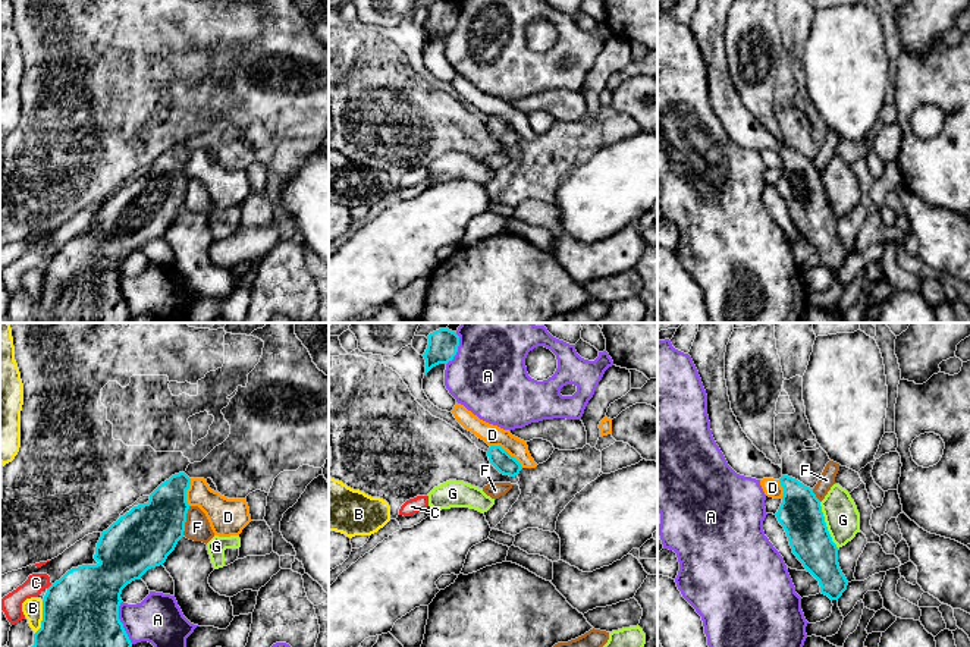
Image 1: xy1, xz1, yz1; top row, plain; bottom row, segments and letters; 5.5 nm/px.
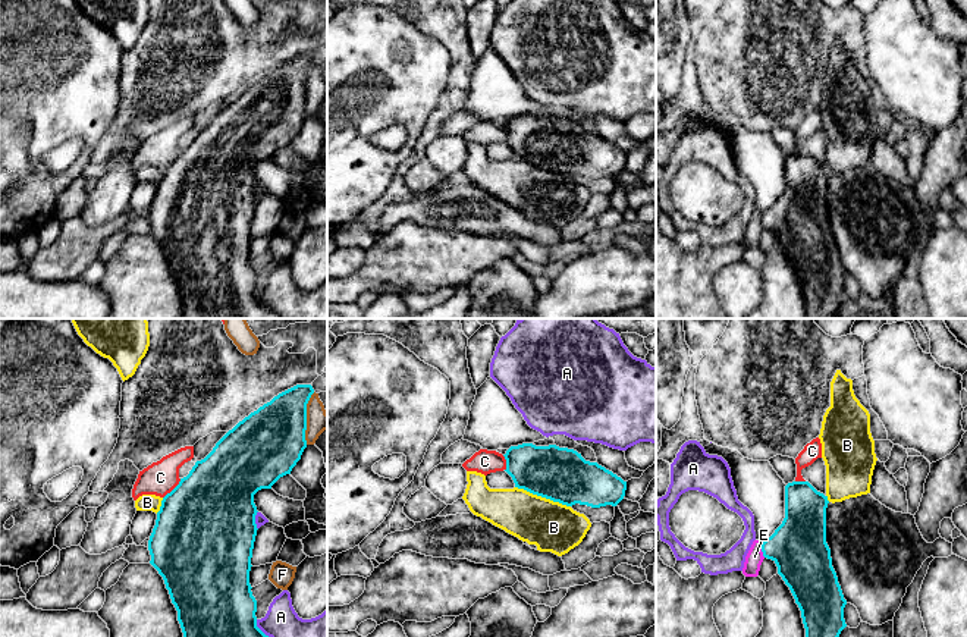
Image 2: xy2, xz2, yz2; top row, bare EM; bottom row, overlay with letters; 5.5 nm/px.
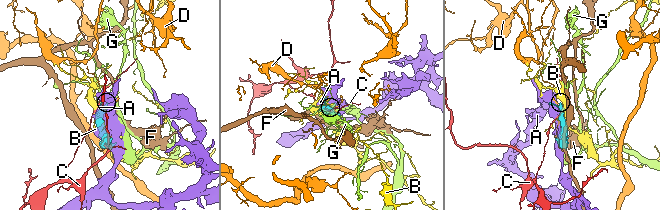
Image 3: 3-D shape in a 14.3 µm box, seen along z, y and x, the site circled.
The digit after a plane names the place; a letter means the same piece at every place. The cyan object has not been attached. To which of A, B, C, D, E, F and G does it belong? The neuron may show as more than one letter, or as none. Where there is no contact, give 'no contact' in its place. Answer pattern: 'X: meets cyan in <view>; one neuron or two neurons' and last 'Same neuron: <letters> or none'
A: meets cyan in xy1; two neurons
B: meets cyan in xz2; two neurons
C: meets cyan in xy2; two neurons
D: meets cyan in xz1; two neurons
E: meets cyan in yz2; two neurons
F: meets cyan in xy1; two neurons
G: meets cyan in yz1; two neurons
Same neuron: none

